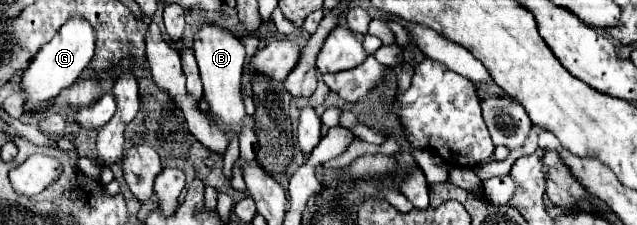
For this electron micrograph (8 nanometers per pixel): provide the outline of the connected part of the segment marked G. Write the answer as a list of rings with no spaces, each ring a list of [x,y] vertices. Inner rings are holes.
[[[70,19],[56,37],[42,47],[42,51],[36,55],[34,63],[24,71],[20,87],[26,95],[24,101],[24,113],[42,113],[54,103],[54,99],[74,83],[80,73],[86,69],[94,55],[94,29],[86,19]]]

